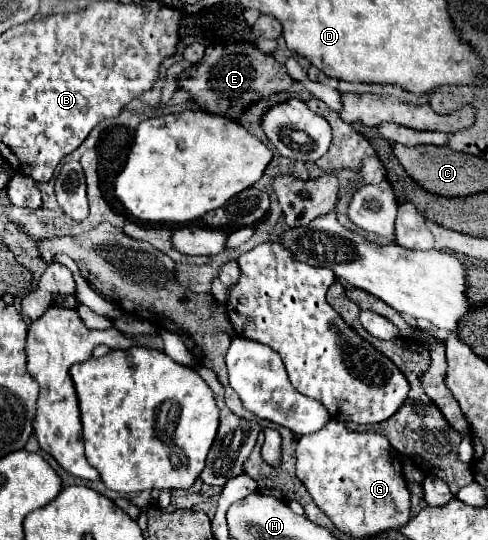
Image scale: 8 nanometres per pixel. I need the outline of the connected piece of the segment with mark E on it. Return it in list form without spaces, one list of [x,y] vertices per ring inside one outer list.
[[[234,43],[234,45],[210,45],[208,55],[196,63],[194,69],[178,81],[178,85],[194,95],[204,111],[236,119],[248,105],[260,99],[260,95],[280,93],[292,85],[286,67],[274,61],[272,55],[262,53],[254,45]]]

